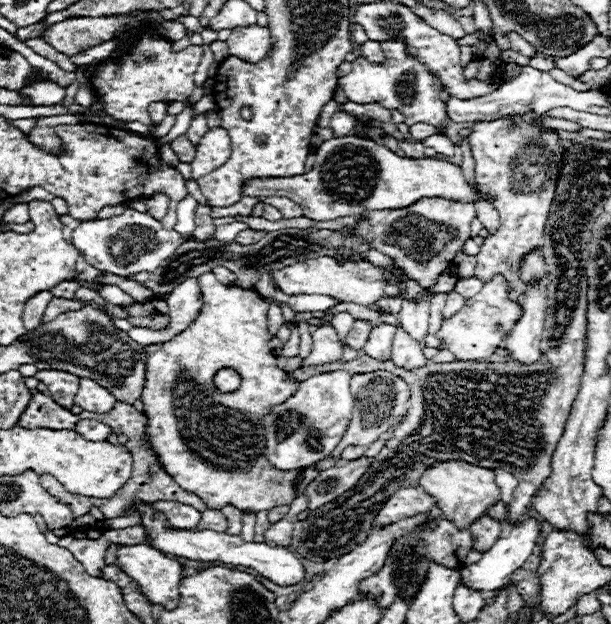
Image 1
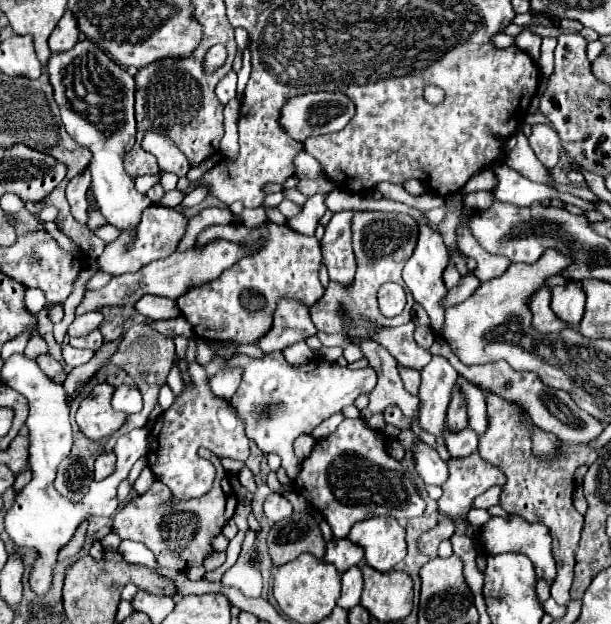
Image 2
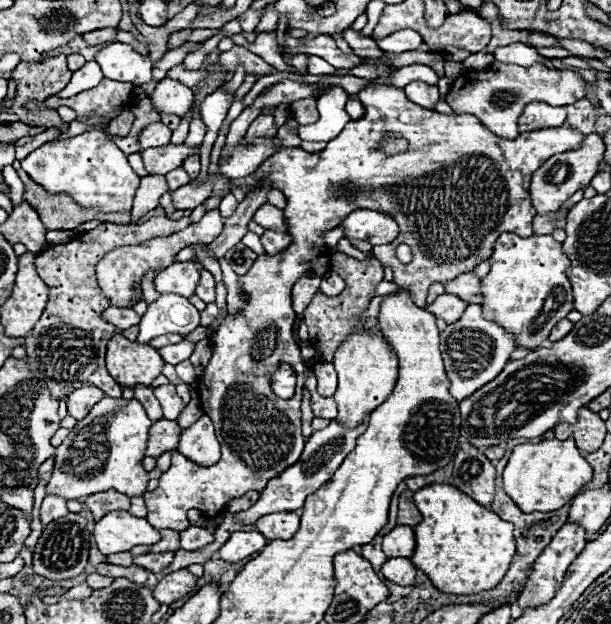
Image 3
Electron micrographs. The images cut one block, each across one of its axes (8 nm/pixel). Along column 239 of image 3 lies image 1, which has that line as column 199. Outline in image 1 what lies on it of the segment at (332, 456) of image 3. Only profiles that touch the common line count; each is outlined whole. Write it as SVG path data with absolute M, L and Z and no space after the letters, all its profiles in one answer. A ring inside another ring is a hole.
M156 502L152 506L154 512L166 514L166 524L174 526L174 530L194 530L194 526L200 522L200 512L192 506L180 502Z

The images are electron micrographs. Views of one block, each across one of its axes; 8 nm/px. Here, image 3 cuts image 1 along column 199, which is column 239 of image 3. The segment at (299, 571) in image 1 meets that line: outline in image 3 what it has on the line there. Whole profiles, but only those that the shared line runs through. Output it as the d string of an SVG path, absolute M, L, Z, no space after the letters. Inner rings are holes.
M252 530L252 532L234 532L230 536L230 540L218 550L218 556L224 562L240 562L246 556L250 556L254 552L260 552L266 546L266 542L268 540L256 530Z

